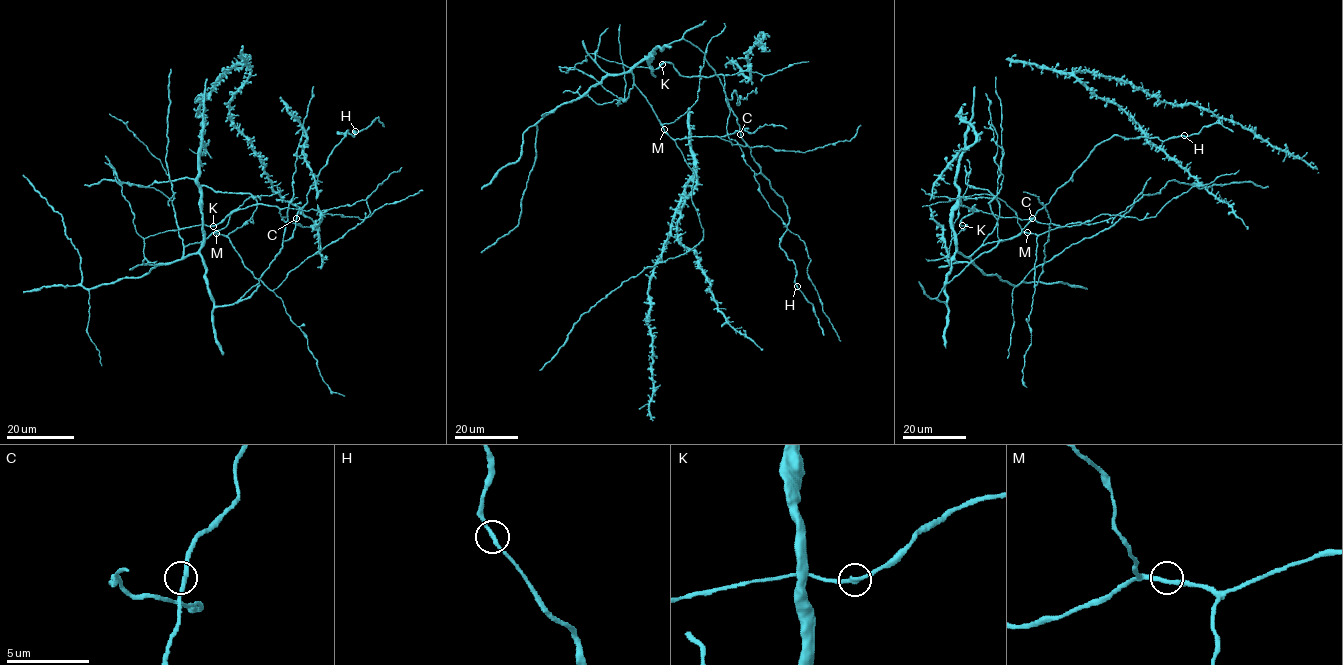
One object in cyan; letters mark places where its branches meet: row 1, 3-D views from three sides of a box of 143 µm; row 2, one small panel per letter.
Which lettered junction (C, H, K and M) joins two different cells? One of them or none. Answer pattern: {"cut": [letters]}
{"cut": []}

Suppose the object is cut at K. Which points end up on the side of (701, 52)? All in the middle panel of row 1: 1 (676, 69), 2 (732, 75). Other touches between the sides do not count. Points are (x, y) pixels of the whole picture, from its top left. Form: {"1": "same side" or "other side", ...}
{"1": "other side", "2": "other side"}

